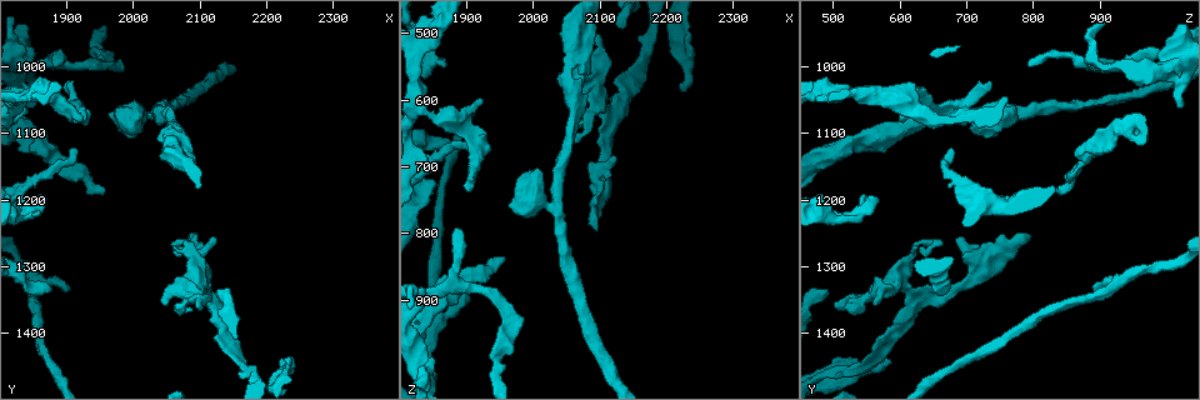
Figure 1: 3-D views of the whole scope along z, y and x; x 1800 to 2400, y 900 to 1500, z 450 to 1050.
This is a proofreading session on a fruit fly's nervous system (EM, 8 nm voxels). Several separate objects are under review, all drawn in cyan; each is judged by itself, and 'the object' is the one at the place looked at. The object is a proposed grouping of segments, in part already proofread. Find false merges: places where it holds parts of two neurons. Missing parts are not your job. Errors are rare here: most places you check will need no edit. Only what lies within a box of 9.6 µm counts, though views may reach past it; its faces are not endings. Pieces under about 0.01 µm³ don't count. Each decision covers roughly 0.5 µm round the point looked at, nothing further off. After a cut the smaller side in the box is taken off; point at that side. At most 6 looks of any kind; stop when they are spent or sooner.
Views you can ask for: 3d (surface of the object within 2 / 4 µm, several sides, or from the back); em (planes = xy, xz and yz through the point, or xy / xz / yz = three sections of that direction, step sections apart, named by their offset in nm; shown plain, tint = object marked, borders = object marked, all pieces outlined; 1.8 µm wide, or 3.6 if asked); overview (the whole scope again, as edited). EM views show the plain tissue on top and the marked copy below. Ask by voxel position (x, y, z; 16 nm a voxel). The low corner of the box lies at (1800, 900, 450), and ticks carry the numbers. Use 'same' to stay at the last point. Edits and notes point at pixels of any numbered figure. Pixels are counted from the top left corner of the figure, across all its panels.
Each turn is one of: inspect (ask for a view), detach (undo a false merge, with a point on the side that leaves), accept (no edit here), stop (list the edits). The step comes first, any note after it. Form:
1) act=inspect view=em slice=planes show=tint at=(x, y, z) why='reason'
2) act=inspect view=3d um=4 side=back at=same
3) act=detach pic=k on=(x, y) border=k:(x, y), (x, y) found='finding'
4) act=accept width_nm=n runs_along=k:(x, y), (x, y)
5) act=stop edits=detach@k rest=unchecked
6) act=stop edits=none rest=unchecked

act=inspect view=3d um=2 at=(2090, 1350, 550)

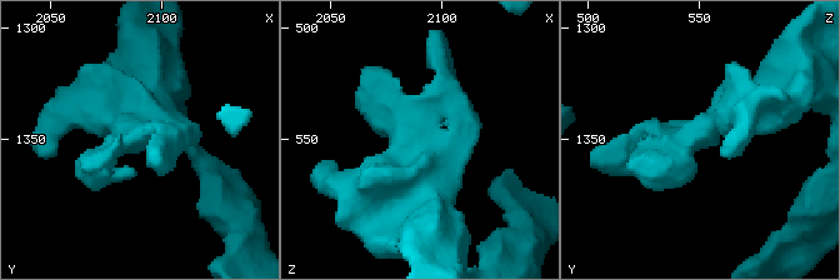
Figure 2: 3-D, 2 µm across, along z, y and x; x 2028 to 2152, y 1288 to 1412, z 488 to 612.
act=inspect view=em slice=xz step=16 show=tint at=(2089, 1348, 547)

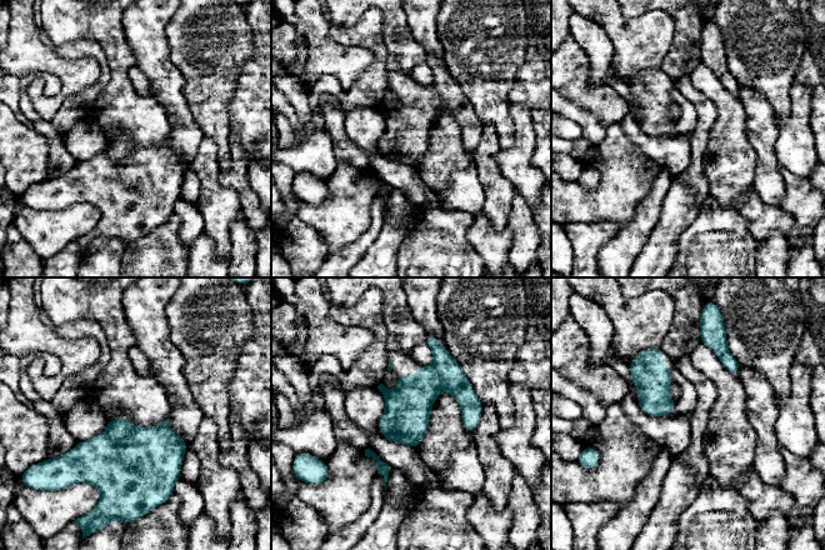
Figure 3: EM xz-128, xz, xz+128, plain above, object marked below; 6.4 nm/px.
act=accept found='one neuron here'

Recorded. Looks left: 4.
act=inspect view=3d um=4 at=(2220, 1470, 515) why='branch point'

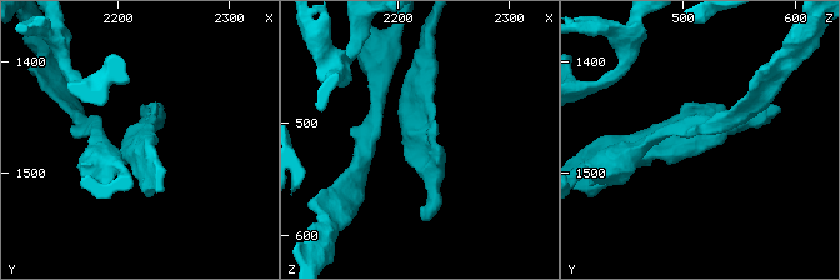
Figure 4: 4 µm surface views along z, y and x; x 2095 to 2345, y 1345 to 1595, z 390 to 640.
act=inspect view=em slice=planes show=tint at=(2218, 1466, 512) why='shape alone is not enough'

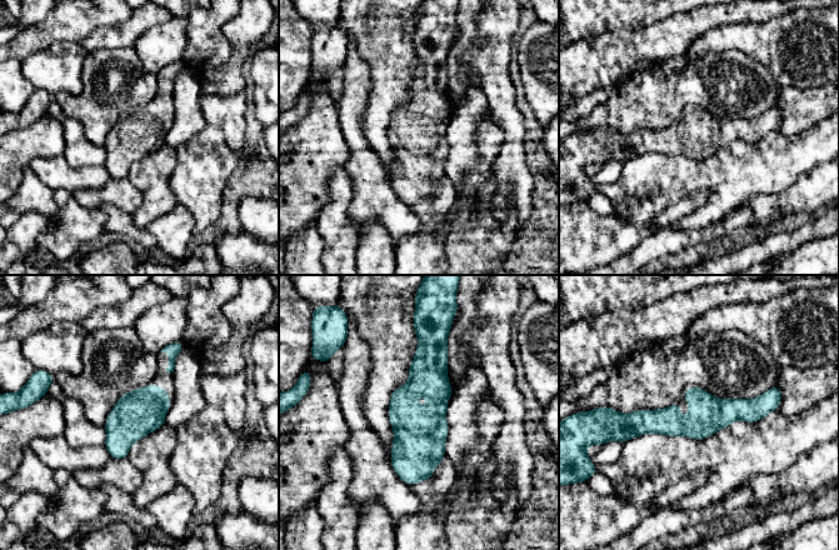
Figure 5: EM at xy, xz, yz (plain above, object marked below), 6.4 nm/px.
act=accept runs_along=5:(773, 401), (700, 423), (624, 421) found='one neuron here'

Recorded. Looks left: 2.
act=inspect view=em um=3.6 slice=xz step=16 show=tint at=(2065, 1100, 595) why='sudden change in width'

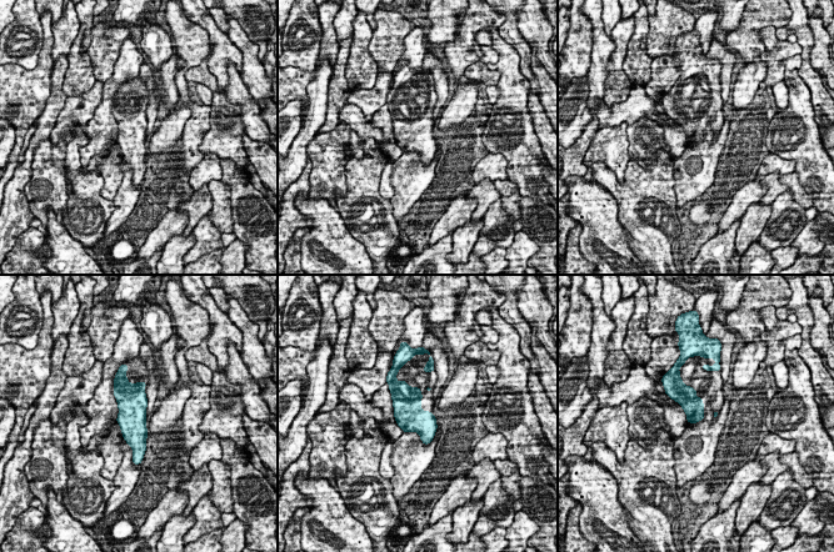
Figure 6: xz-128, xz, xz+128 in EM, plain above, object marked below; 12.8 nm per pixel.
act=inspect view=em um=3.6 slice=planes show=tint at=same why='another direction'

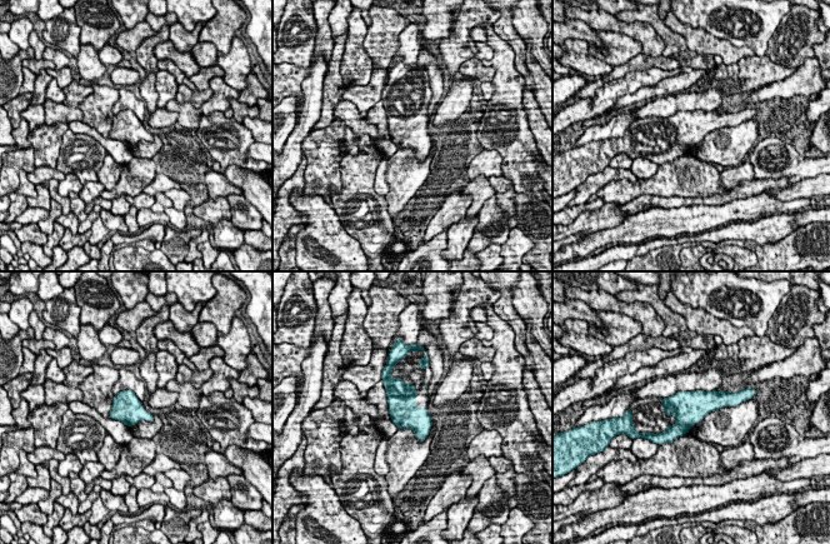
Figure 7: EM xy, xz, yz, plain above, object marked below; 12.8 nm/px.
act=accept found='continuous, no second neuron'

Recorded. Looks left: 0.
act=stop edits=none rest=unchecked

